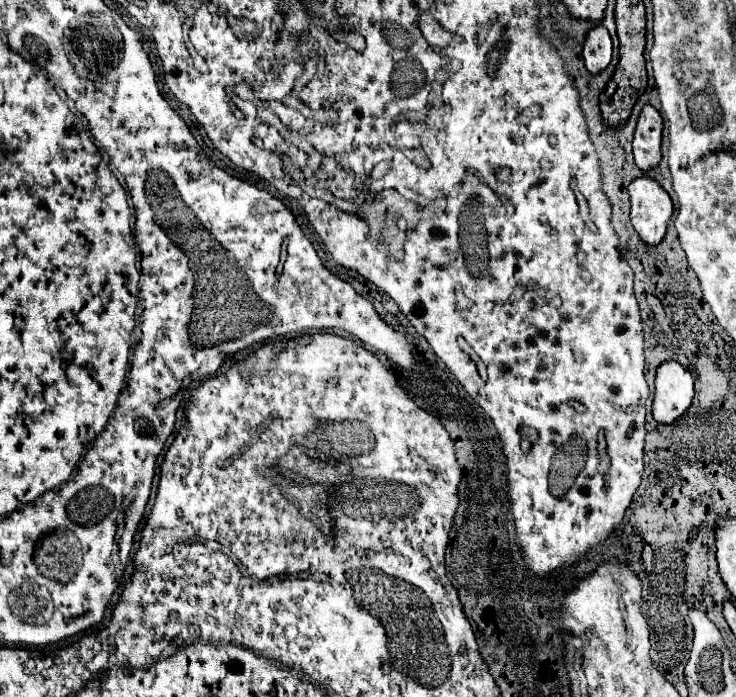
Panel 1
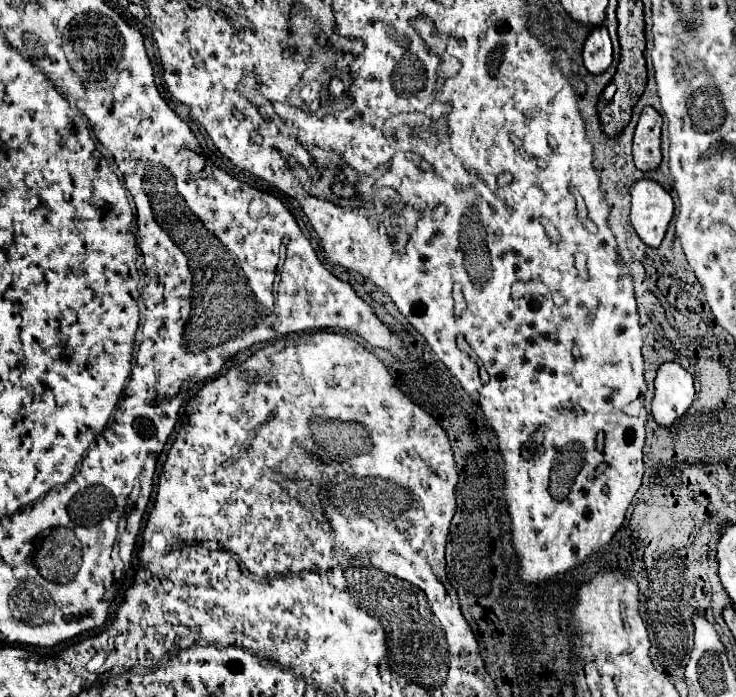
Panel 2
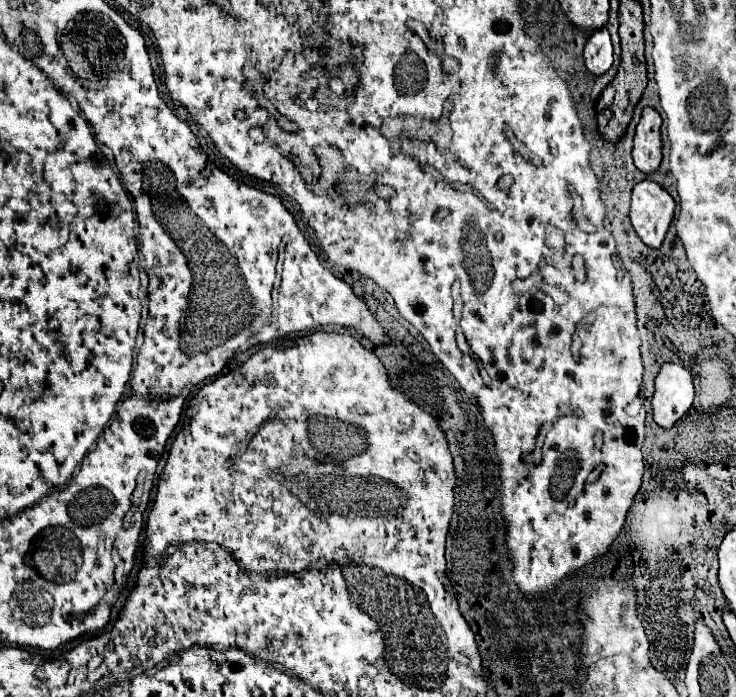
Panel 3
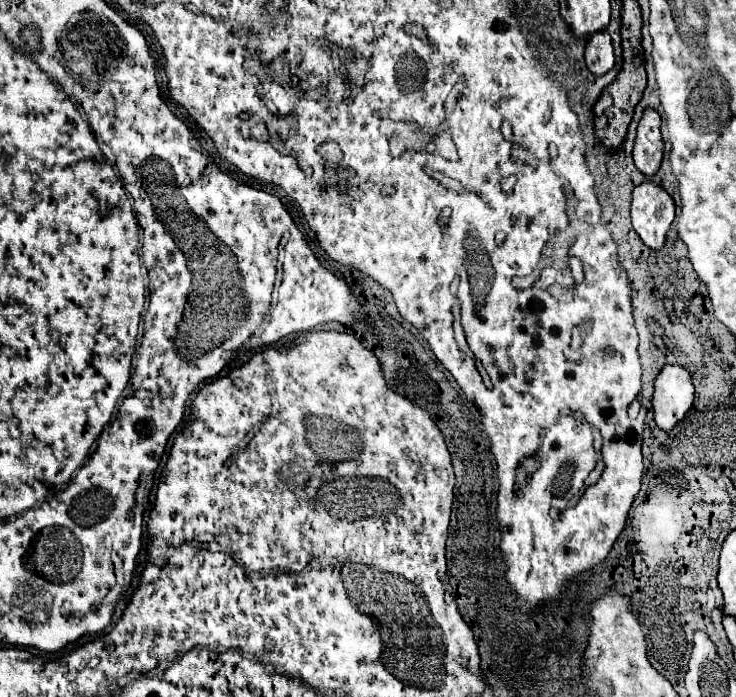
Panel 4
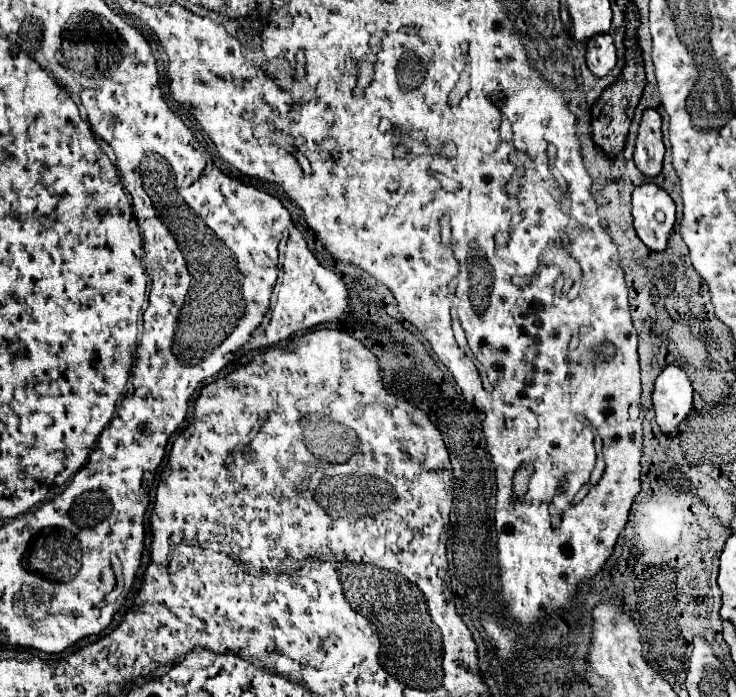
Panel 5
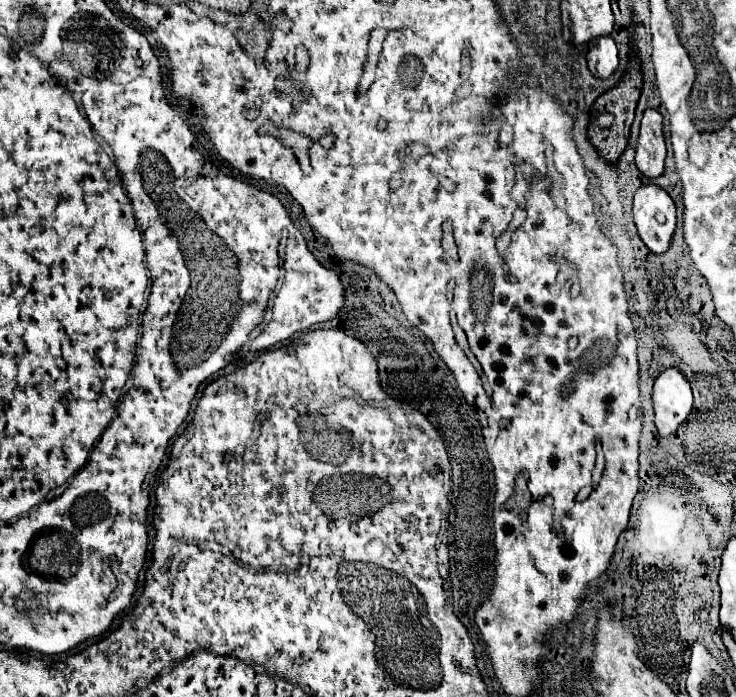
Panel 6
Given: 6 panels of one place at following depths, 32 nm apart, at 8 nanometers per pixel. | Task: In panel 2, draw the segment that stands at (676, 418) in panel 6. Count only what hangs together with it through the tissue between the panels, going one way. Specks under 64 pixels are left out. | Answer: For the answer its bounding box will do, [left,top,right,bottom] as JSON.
[652,362,694,426]

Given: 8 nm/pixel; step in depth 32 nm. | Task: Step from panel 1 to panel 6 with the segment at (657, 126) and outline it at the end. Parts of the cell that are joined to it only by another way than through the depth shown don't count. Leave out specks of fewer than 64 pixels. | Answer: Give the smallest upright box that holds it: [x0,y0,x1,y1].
[636,108,666,178]

